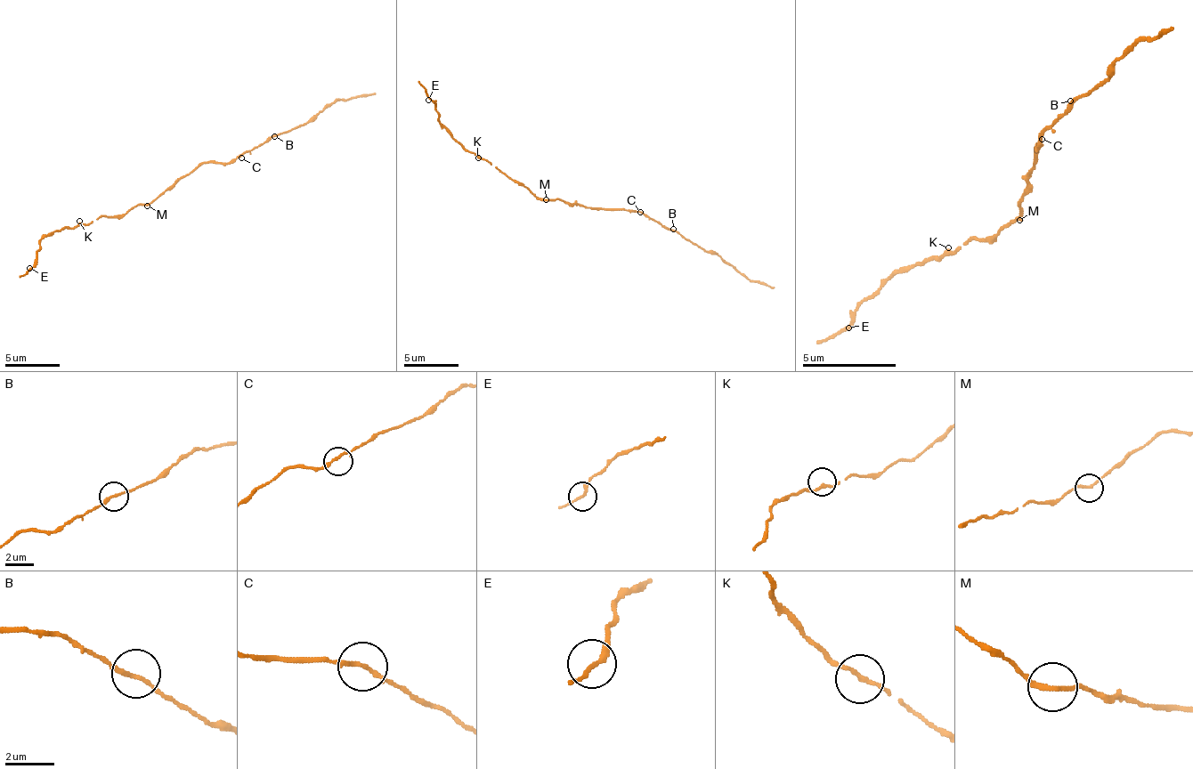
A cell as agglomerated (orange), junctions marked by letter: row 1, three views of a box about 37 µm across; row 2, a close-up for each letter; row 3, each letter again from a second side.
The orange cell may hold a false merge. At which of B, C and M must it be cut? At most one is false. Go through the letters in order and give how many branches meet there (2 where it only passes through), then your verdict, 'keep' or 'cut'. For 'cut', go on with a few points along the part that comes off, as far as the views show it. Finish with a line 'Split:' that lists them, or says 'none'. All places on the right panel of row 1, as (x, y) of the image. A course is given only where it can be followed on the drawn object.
B: 2 | keep
C: 2 | keep
M: 2 | keep
Split: none

